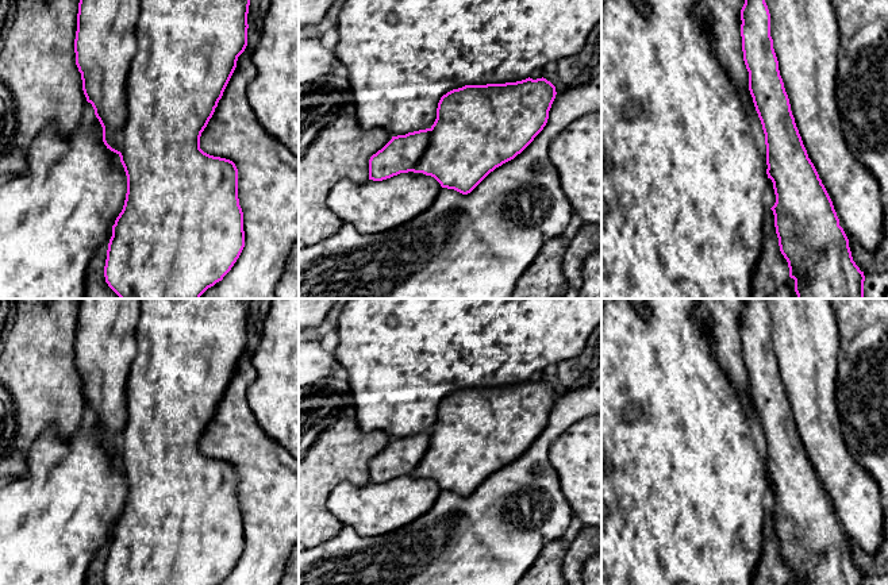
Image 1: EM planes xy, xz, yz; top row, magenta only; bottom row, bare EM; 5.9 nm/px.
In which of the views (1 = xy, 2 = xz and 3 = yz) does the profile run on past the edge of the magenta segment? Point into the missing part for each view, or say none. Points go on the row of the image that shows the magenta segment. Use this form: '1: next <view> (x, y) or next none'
1: next none
2: next none
3: next none

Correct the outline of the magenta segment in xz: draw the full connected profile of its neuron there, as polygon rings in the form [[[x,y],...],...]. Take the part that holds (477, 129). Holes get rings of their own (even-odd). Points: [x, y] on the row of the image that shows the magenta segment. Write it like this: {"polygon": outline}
{"polygon": [[[526,78],[516,82],[465,85],[443,95],[438,103],[437,119],[430,128],[392,136],[369,159],[369,180],[383,181],[400,173],[423,173],[434,177],[442,188],[462,195],[470,193],[491,172],[520,154],[543,130],[556,99],[556,86],[546,78]]]}

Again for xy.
{"polygon": [[[80,0],[78,3],[74,53],[76,65],[78,68],[78,72],[81,73],[82,91],[87,97],[87,101],[92,104],[95,115],[103,127],[104,145],[107,146],[107,149],[109,149],[120,157],[120,162],[127,176],[127,193],[124,205],[122,212],[116,218],[115,224],[112,226],[112,236],[108,243],[107,259],[104,266],[105,282],[120,299],[200,299],[200,296],[208,288],[214,286],[216,282],[223,280],[223,277],[231,270],[231,268],[234,266],[245,247],[243,212],[238,199],[238,169],[235,163],[230,159],[214,157],[204,153],[200,149],[200,136],[204,128],[207,127],[209,119],[212,118],[215,108],[218,107],[218,103],[222,99],[223,92],[237,68],[238,57],[245,51],[247,46],[249,5],[250,0]]]}

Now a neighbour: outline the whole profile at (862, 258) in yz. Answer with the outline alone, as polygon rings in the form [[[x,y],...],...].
[[[888,204],[884,205],[883,240],[876,251],[868,251],[853,236],[849,236],[849,247],[853,261],[865,272],[872,263],[883,263],[888,258]]]

